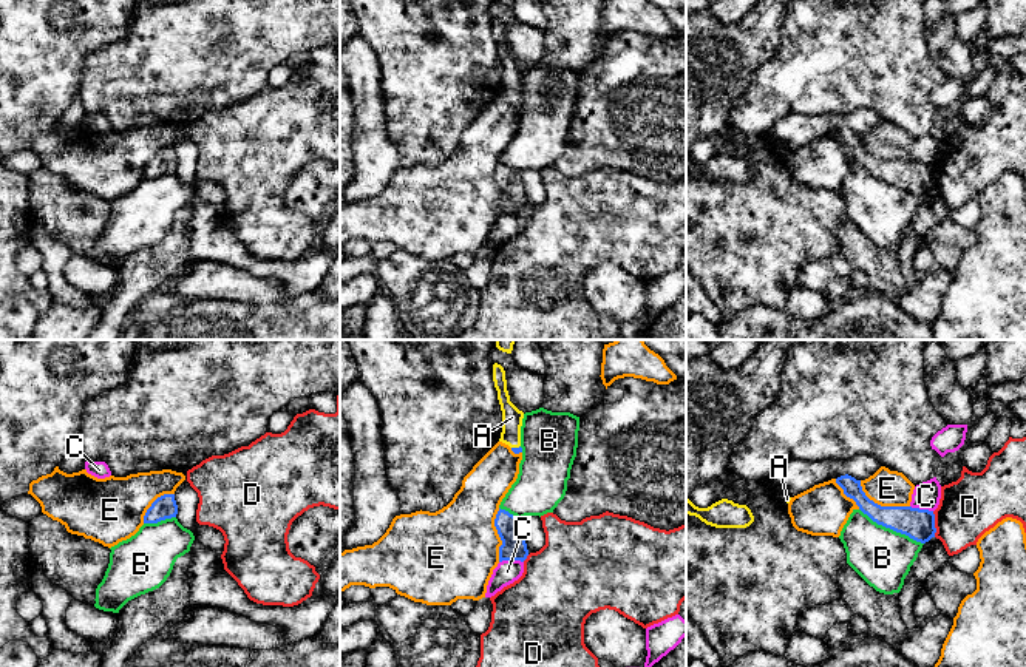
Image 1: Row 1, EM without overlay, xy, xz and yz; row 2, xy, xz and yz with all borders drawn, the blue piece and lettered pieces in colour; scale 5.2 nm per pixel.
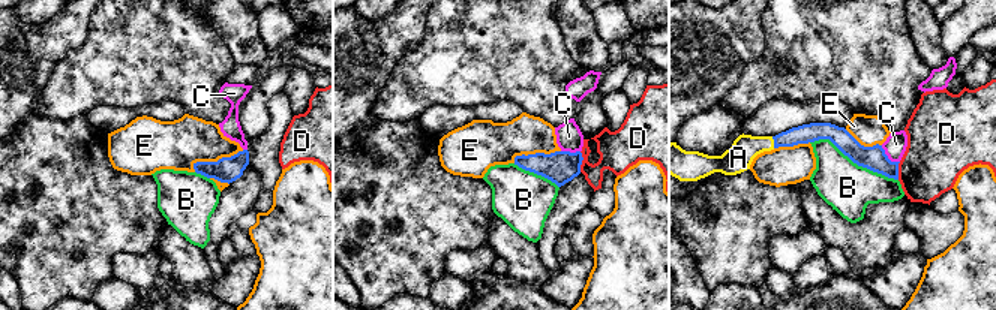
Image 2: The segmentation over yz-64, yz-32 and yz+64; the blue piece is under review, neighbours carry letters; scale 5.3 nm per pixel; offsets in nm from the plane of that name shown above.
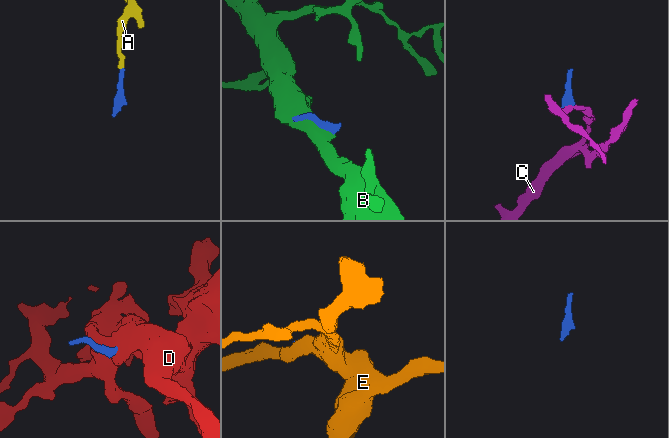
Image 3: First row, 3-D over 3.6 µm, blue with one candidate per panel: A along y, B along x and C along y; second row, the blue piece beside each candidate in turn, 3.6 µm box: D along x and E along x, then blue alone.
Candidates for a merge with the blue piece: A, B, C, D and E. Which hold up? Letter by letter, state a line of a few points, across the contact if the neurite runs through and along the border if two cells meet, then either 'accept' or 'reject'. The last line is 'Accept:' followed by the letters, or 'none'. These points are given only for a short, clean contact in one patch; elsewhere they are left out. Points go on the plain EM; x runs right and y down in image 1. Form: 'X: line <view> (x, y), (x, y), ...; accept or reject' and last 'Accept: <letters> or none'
A: line xz (515, 104), (515, 102), (512, 71); accept
B: reject
C: line xz (523, 215), (499, 216); reject
D: line yz (932, 165), (935, 190); reject
E: reject
Accept: A

